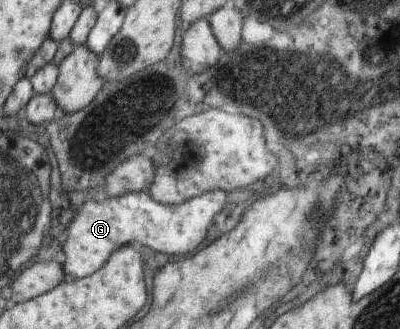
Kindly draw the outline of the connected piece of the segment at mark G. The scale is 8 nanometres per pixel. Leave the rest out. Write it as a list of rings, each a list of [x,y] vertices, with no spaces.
[[[131,191],[119,197],[108,197],[106,200],[97,201],[90,200],[83,203],[81,211],[77,211],[75,219],[71,219],[71,225],[67,229],[67,237],[61,241],[59,249],[65,254],[65,261],[61,263],[63,271],[67,275],[75,276],[75,278],[85,278],[93,275],[95,271],[99,271],[107,259],[111,257],[113,251],[121,249],[124,244],[139,243],[145,245],[146,250],[149,247],[157,249],[159,253],[165,255],[189,255],[193,253],[207,237],[207,227],[213,223],[215,215],[221,213],[221,209],[225,207],[227,201],[227,193],[225,191],[211,191],[211,193],[203,193],[199,197],[190,198],[184,203],[178,205],[163,204],[154,201],[149,193],[141,191]]]

